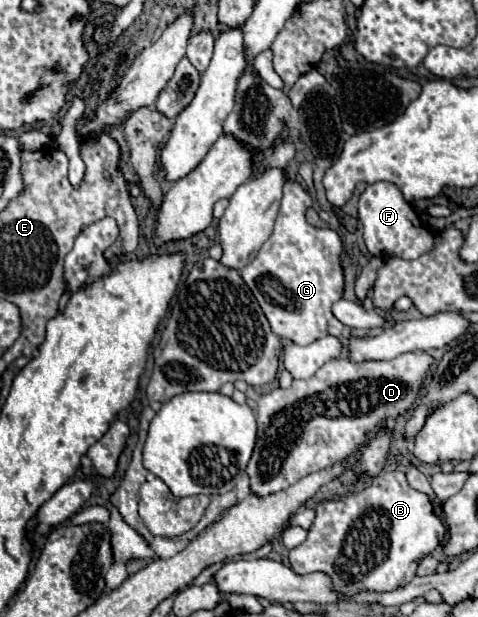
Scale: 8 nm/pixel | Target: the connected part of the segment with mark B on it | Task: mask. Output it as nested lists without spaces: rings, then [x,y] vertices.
[[[380,473],[372,479],[370,487],[348,497],[316,505],[316,519],[308,529],[306,541],[290,551],[290,567],[298,575],[308,575],[316,571],[326,573],[328,577],[332,577],[336,593],[344,593],[344,599],[362,591],[394,591],[412,581],[420,559],[440,545],[444,533],[446,529],[442,521],[434,515],[430,499],[424,493],[412,489],[406,483],[404,473]]]

